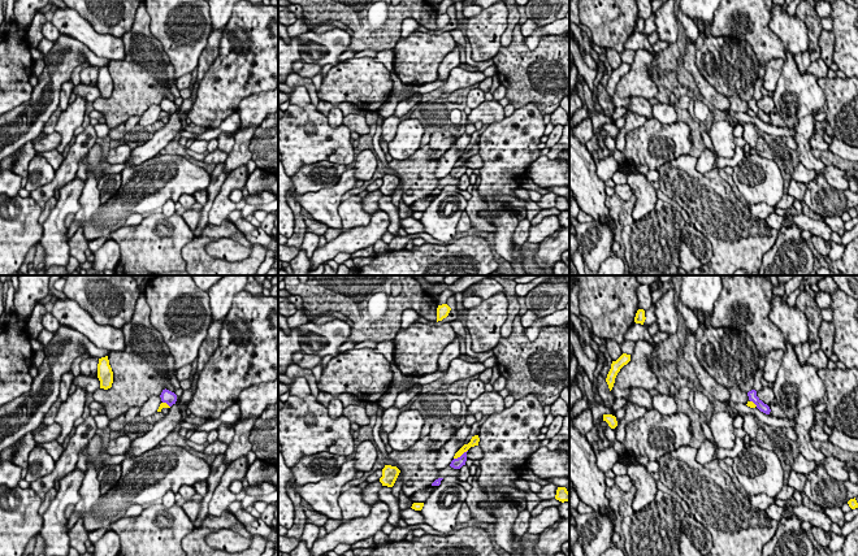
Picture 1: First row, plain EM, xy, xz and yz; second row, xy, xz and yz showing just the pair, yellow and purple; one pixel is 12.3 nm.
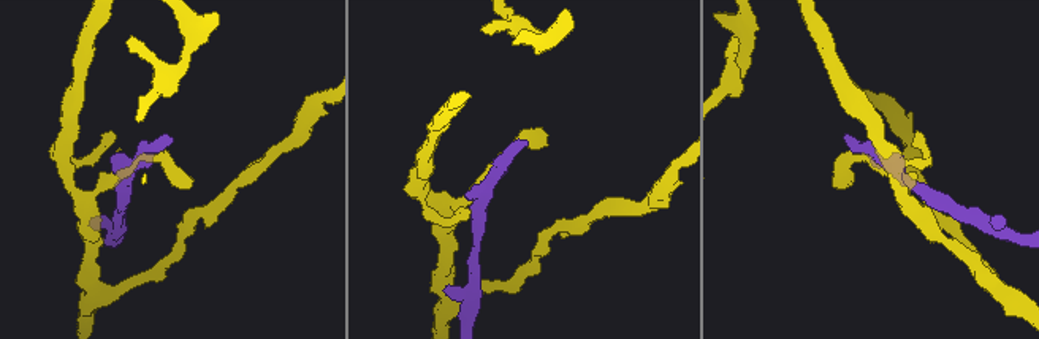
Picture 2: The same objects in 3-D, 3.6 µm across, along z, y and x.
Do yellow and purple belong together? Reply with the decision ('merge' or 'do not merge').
do not merge

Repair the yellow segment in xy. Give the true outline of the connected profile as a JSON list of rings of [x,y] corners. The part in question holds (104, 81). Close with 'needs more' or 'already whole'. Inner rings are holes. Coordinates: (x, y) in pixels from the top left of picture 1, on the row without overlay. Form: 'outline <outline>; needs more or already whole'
outline [[[108,65],[99,68],[98,87],[100,90],[100,97],[108,99],[113,92],[113,81],[109,74]]]; already whole

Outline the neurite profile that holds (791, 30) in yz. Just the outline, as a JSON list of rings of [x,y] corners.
[[[772,4],[768,27],[793,56],[809,51],[805,22],[796,16],[789,16],[786,10],[783,10],[781,5]]]

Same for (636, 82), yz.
[[[646,49],[636,51],[630,70],[620,78],[615,87],[611,104],[615,108],[623,107],[627,109],[624,114],[625,125],[619,130],[615,140],[616,149],[620,152],[625,148],[625,135],[637,127],[642,127],[647,121],[630,109],[629,100],[634,96],[649,100],[658,95],[658,86],[649,77],[650,65],[653,62],[653,56]]]

